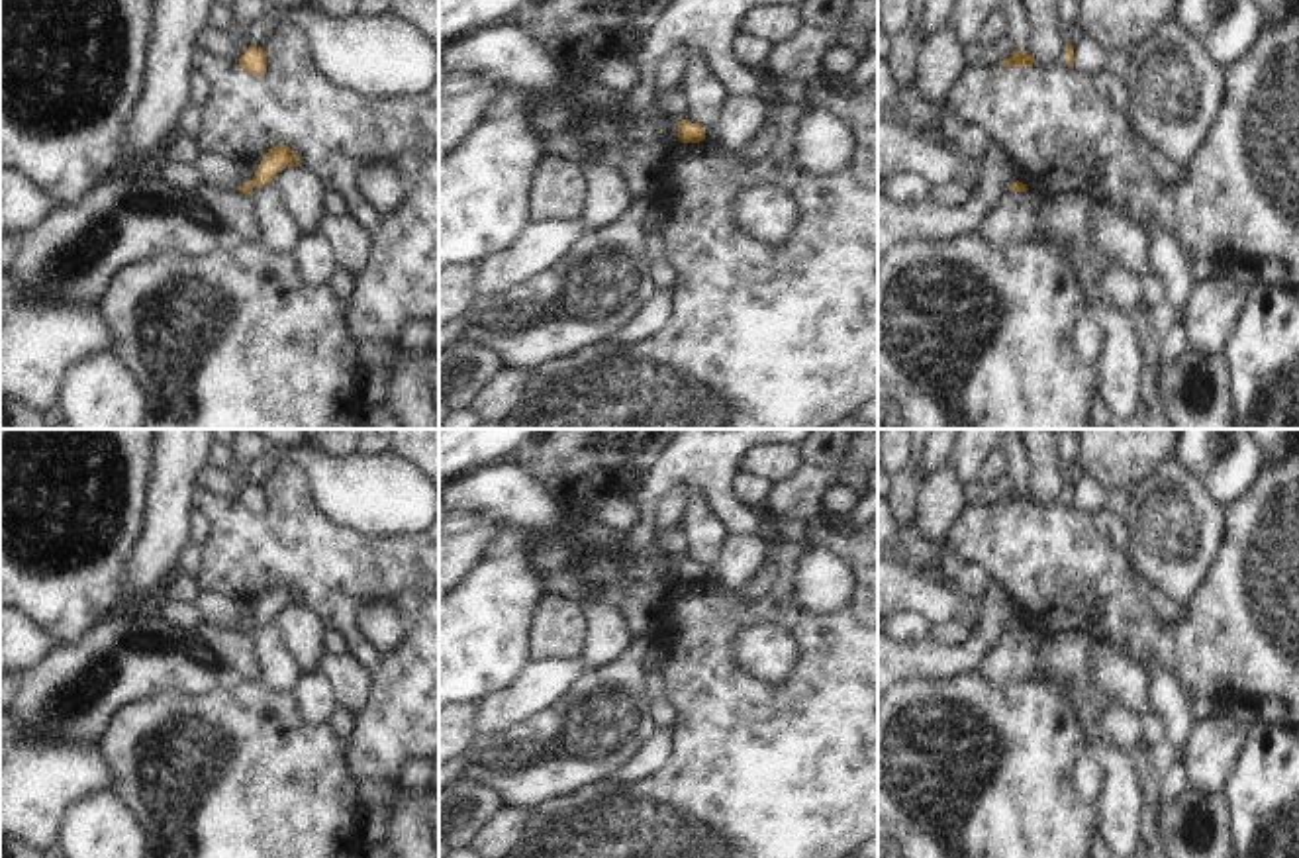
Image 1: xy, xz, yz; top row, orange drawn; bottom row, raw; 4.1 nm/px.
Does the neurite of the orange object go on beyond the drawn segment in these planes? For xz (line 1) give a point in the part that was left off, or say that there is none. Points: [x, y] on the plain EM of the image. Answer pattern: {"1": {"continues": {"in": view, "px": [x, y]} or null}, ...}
{"1": {"continues": null}}

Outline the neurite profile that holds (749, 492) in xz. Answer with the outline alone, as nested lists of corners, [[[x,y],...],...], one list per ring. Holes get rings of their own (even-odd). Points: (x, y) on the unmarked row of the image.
[[[737,476],[733,482],[733,498],[748,509],[764,503],[770,490],[772,486],[766,480],[754,480],[748,476]]]

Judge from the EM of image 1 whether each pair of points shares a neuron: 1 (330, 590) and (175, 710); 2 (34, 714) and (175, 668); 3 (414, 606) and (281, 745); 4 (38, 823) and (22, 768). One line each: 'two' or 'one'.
1: two
2: one
3: two
4: one

